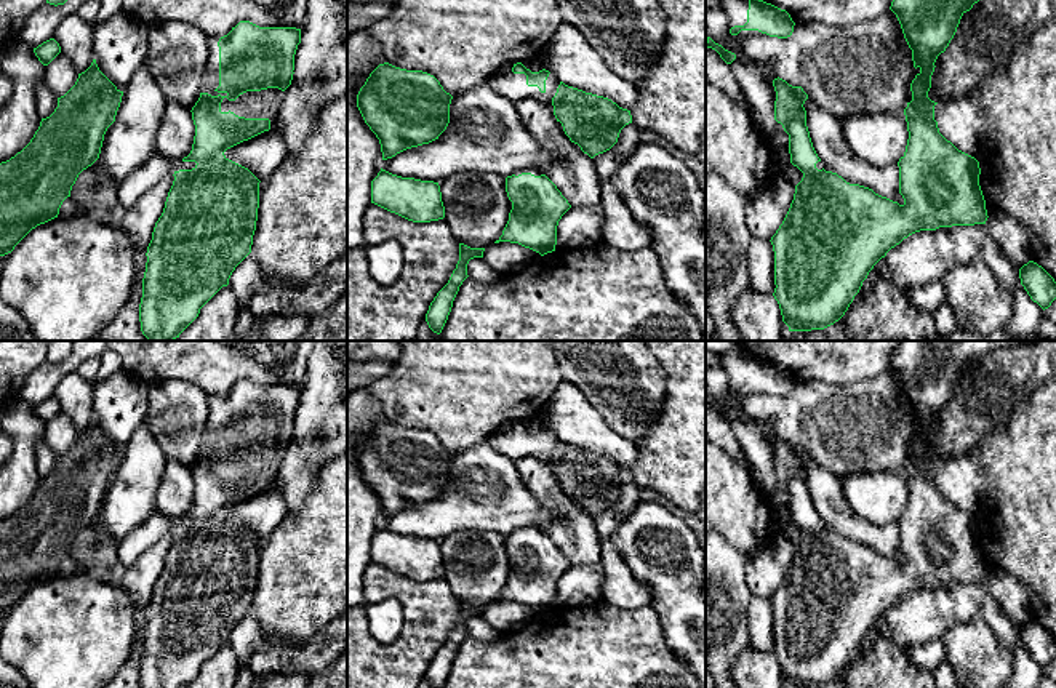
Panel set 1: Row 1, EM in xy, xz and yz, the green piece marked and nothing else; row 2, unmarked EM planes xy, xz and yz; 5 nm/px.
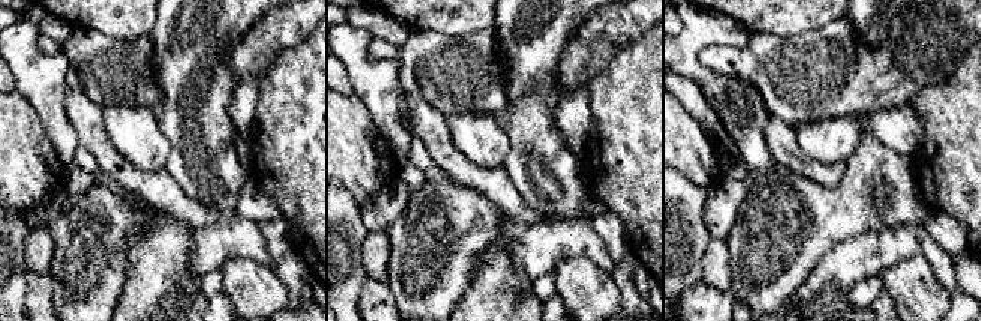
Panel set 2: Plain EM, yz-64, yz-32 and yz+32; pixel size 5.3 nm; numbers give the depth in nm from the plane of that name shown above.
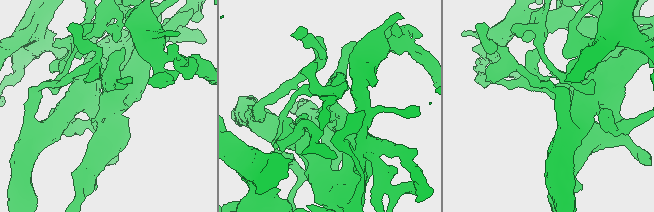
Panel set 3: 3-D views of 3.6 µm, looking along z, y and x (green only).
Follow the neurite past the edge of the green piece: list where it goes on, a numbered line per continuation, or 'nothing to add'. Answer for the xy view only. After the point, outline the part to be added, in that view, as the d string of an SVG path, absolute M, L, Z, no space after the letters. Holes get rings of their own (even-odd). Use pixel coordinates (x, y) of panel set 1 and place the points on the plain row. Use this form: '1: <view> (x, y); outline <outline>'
1: xy (210, 439); outline M208 395L208 419L202 435L200 451L208 451L211 454L227 454L227 451L218 451L219 445L219 395Z
2: xy (253, 463); outline M267 446L261 450L246 450L235 459L227 456L221 461L221 470L234 470L245 477L269 477L270 485L277 477L280 464L283 461L283 450L278 446Z
3: xy (157, 525); outline M158 510L152 512L138 528L134 528L117 547L122 568L131 566L138 557L154 546L160 538L173 534L179 528L195 526L195 520L168 518Z

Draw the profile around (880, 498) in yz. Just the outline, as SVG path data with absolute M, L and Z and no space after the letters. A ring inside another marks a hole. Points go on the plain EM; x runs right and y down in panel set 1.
M902 470L850 474L835 478L853 512L872 525L898 522L906 510L909 490Z

